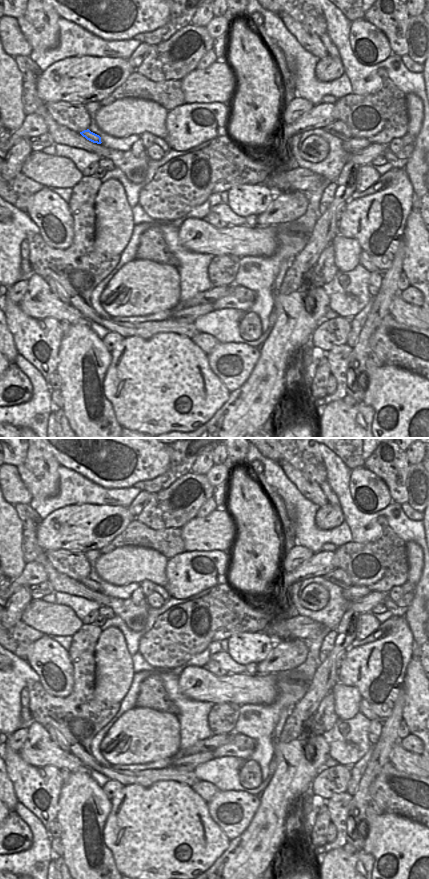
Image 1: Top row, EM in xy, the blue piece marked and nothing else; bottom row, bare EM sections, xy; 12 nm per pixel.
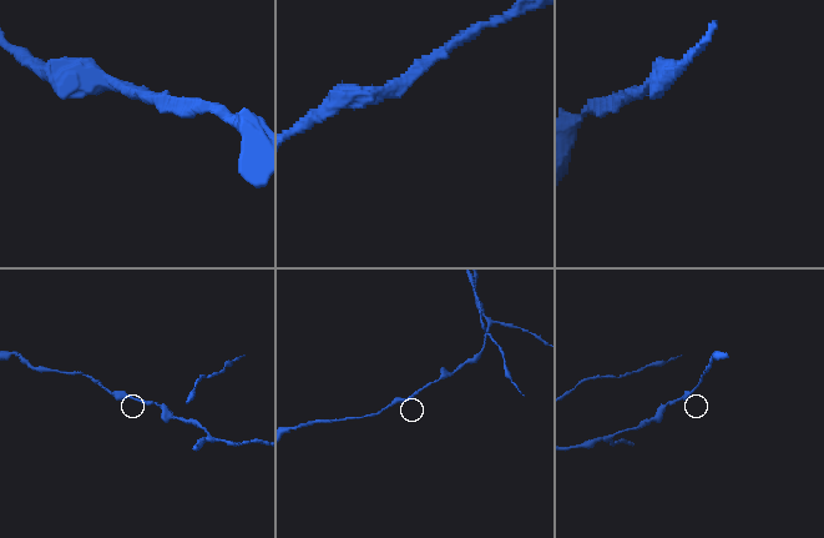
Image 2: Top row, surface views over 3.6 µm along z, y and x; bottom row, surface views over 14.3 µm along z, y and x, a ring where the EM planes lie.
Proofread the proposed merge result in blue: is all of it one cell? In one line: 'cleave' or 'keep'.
keep

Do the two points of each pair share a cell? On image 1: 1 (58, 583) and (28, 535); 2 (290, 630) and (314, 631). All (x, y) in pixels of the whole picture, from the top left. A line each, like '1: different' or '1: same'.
1: same
2: same

